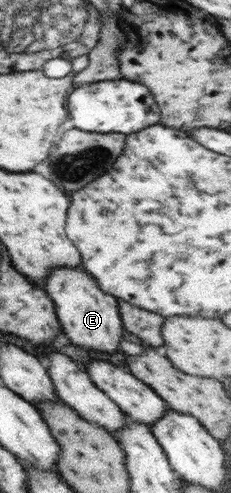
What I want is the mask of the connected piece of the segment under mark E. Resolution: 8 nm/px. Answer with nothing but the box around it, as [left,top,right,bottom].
[45,267,127,354]

